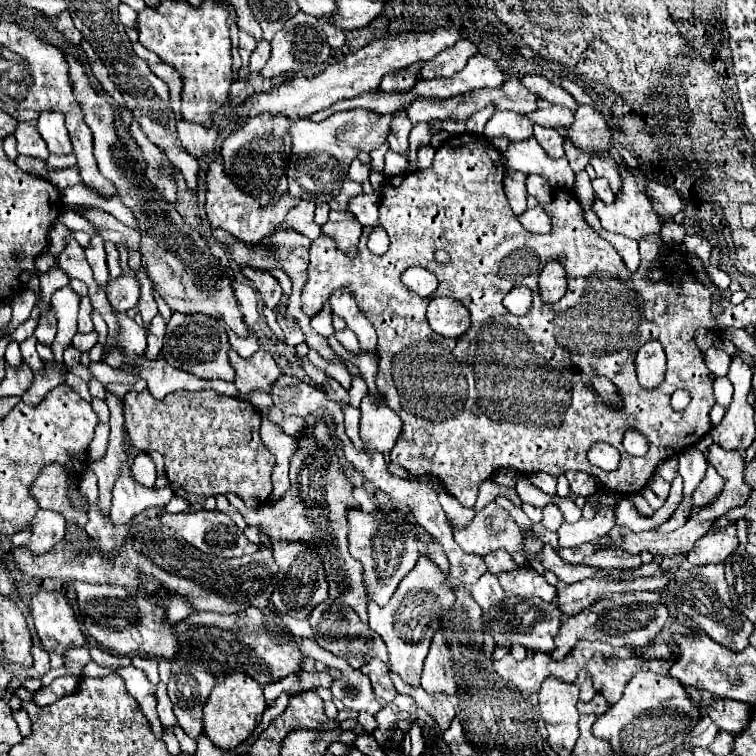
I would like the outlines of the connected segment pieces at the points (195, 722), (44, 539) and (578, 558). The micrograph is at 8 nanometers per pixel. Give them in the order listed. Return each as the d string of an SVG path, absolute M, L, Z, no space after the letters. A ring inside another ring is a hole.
M176 656L172 660L172 676L168 680L168 696L182 730L190 738L202 734L202 708L216 684L214 674L206 672L198 662Z
M38 510L32 526L30 526L32 538L28 542L30 550L34 554L44 554L44 550L50 550L60 538L66 534L66 520L62 514L54 510Z
M582 544L582 546L576 546L576 548L562 548L560 558L568 564L580 564L586 556L594 554L594 550L596 550L594 544Z

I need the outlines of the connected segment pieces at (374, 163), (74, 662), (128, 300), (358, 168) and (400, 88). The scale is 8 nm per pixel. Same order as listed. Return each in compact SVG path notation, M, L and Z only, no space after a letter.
M384 142L382 146L378 146L376 150L372 150L370 152L370 166L372 166L372 172L384 172L384 156L386 156L386 152L388 152L390 148L388 148L388 144Z
M86 646L70 648L70 650L64 652L64 668L66 668L72 676L76 676L76 678L82 676L82 670L84 670L84 666L86 666L90 660L92 660L92 658L90 658L90 650L88 650Z
M124 274L124 276L108 282L106 294L108 294L108 300L114 310L126 312L126 310L138 306L140 286L138 286L138 282L132 282L130 274Z
M358 158L352 162L352 166L350 166L350 170L348 170L348 176L352 178L352 180L356 180L356 182L364 182L368 176L370 176L370 170L368 170L368 166L364 164L364 162L360 162Z
M406 68L406 70L400 70L396 74L388 74L388 78L382 78L380 86L386 94L390 94L390 92L408 92L412 88L414 80L418 80L416 70Z

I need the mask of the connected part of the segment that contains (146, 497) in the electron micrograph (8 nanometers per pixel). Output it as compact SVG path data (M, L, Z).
M130 450L128 454L132 454L132 458L128 458L128 462L124 462L120 476L118 476L118 480L114 482L114 488L112 488L110 520L114 524L126 524L146 508L166 506L170 502L170 498L174 496L170 486L160 488L160 490L152 490L152 488L138 484L130 474L130 468L132 468L138 452Z

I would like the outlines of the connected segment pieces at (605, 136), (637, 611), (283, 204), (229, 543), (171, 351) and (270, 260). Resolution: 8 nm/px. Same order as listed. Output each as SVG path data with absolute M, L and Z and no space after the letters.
M580 106L576 110L576 122L568 128L568 138L586 152L612 148L612 130L608 128L604 116L592 106Z
M628 592L614 594L612 598L604 598L592 606L592 610L584 610L584 614L568 616L556 636L556 650L550 652L552 658L564 658L580 640L598 640L612 646L644 646L652 640L664 626L670 616L668 604L656 592Z
M214 160L206 170L206 188L208 188L206 216L214 228L222 228L222 230L230 232L232 236L236 236L240 242L256 246L256 242L260 244L264 238L268 238L272 234L272 230L286 218L288 210L294 208L300 200L292 198L290 194L284 194L284 198L280 198L280 202L274 202L272 206L268 206L268 210L260 210L260 206L256 206L254 198L248 198L248 194L244 194L242 190L236 190L236 186L232 186L232 180L224 174L222 168L224 166L220 166L220 162Z
M200 510L200 512L192 512L192 514L168 514L164 512L160 516L160 520L168 526L172 526L172 530L176 530L176 534L180 534L188 544L192 544L194 548L198 548L204 554L212 554L212 556L226 556L226 558L234 558L234 556L244 556L244 554L254 554L258 550L258 544L250 542L242 530L230 520L228 514L222 514L218 510Z
M174 312L168 326L166 326L166 336L164 336L164 348L162 348L162 358L170 362L174 368L192 372L198 378L220 378L220 380L230 380L234 378L232 366L228 362L228 334L224 330L224 324L218 322L212 316L206 314L180 314Z
M284 230L284 232L274 232L270 238L268 238L268 244L260 244L256 250L252 250L252 246L244 246L240 242L236 242L236 238L228 238L228 248L230 248L230 254L232 254L232 260L240 266L254 266L254 268L282 268L286 270L286 274L292 278L292 294L289 297L286 312L298 322L300 330L304 332L304 338L306 338L306 344L316 350L324 360L330 360L330 362L340 362L340 358L330 350L328 346L328 340L320 334L316 334L310 326L310 318L304 316L301 306L302 288L306 284L306 278L308 278L308 252L310 252L310 240L294 230Z

